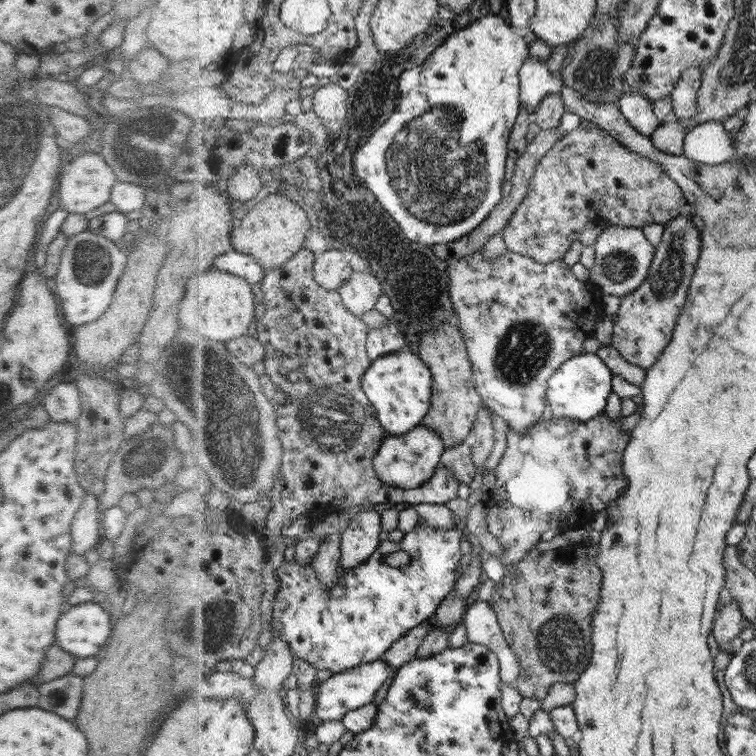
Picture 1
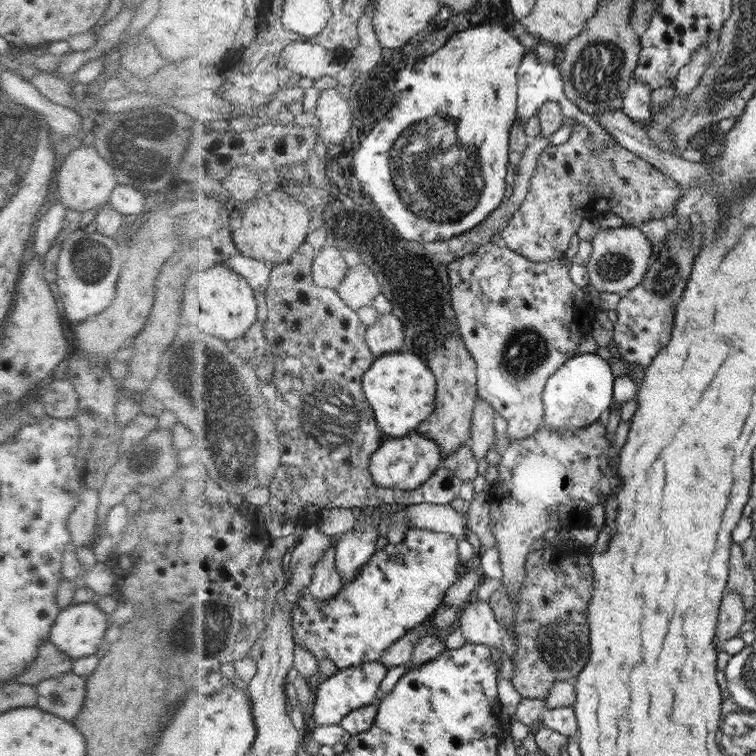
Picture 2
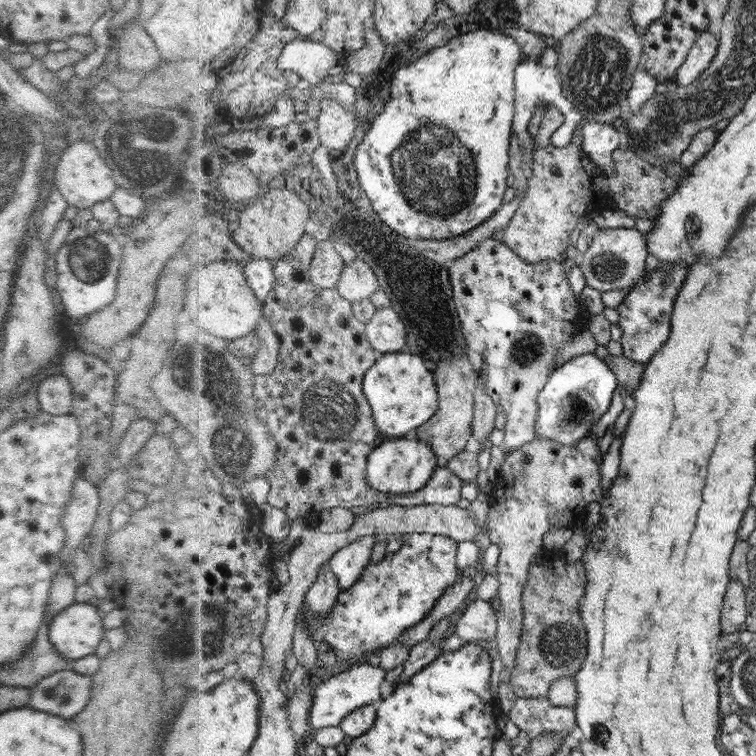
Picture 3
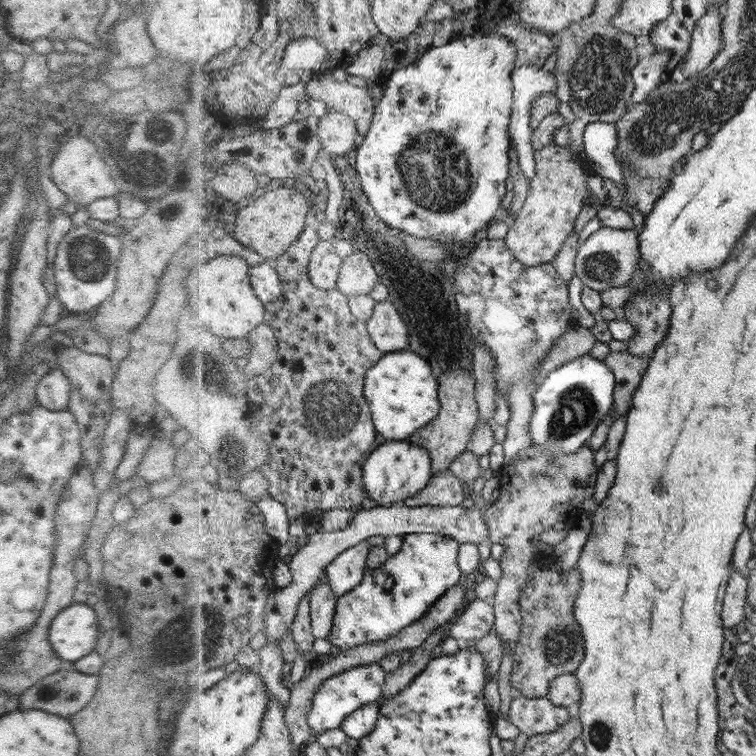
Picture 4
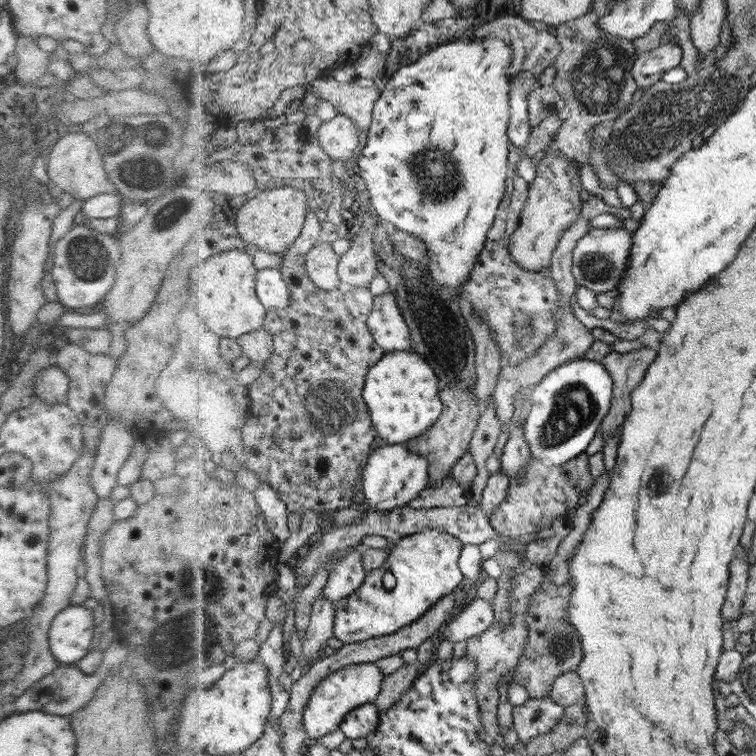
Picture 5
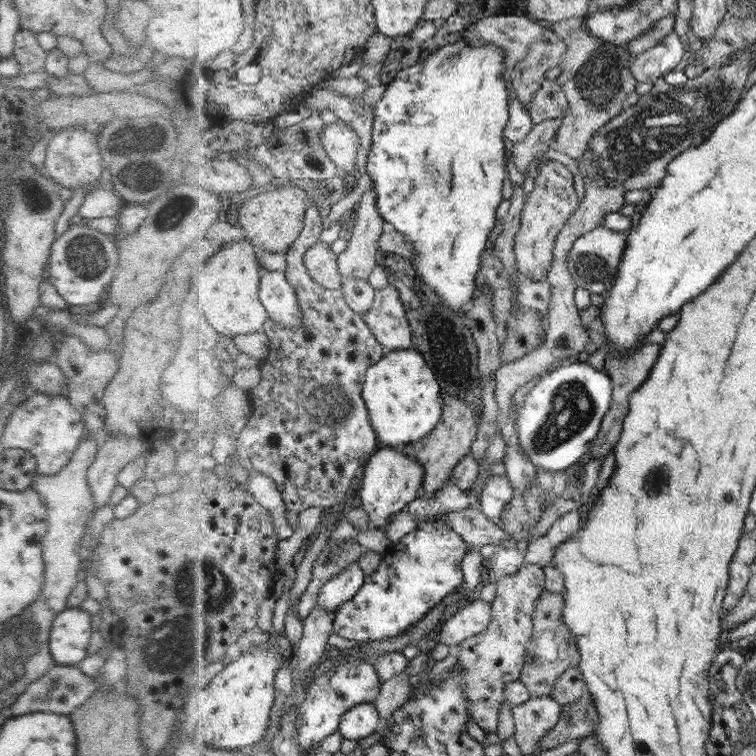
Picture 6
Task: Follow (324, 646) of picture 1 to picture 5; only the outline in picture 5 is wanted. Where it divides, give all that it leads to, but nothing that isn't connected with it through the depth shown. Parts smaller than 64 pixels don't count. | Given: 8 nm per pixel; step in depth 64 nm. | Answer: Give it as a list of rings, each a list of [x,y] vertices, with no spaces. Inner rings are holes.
[[[442,530],[420,532],[403,538],[386,564],[368,572],[364,586],[336,605],[336,639],[347,645],[362,643],[394,635],[421,620],[462,582],[462,572],[458,570],[462,547],[461,539]],[[388,572],[392,572],[397,579],[392,590],[384,586],[384,576]]]

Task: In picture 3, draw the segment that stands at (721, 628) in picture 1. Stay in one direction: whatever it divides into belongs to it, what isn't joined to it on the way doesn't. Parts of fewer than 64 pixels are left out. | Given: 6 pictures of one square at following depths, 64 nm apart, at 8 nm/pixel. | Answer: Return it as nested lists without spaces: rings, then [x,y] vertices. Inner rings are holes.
[[[736,579],[730,580],[729,593],[726,594],[722,610],[722,626],[726,633],[734,633],[745,624],[747,619],[746,593],[744,586]]]

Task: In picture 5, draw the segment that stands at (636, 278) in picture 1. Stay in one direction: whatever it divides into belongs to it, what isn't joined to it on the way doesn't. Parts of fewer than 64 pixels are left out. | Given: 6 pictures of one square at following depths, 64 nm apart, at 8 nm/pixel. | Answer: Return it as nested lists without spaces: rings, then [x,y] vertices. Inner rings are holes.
[[[621,228],[592,229],[573,250],[573,275],[580,286],[596,294],[616,289],[625,276],[633,250],[633,233]]]

